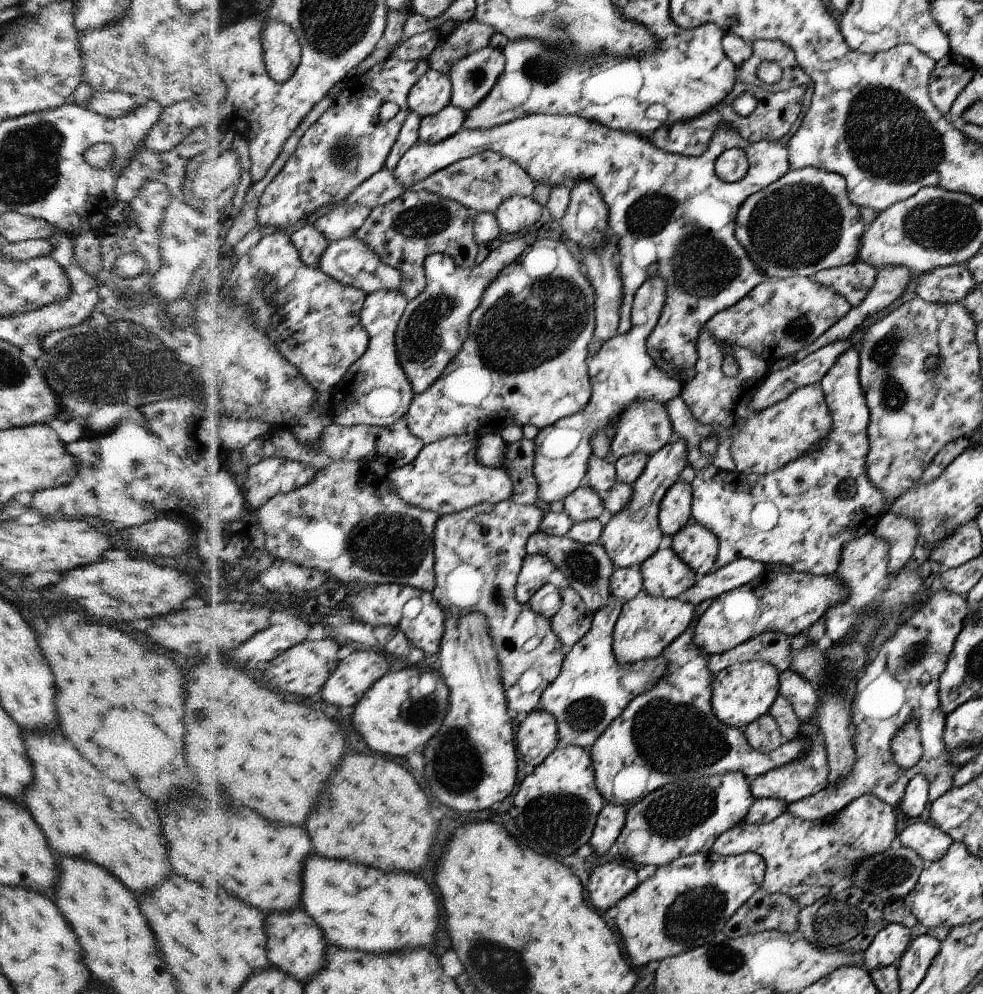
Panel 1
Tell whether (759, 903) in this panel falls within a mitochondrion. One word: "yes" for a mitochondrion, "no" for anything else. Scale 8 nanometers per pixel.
no

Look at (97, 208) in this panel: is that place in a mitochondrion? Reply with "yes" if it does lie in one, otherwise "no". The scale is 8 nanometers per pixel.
no

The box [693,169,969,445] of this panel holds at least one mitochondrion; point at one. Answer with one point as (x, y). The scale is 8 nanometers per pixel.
(795, 227)

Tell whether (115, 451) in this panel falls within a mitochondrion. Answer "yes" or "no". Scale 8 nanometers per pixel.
no

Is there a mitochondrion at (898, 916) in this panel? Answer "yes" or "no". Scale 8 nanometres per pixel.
no

